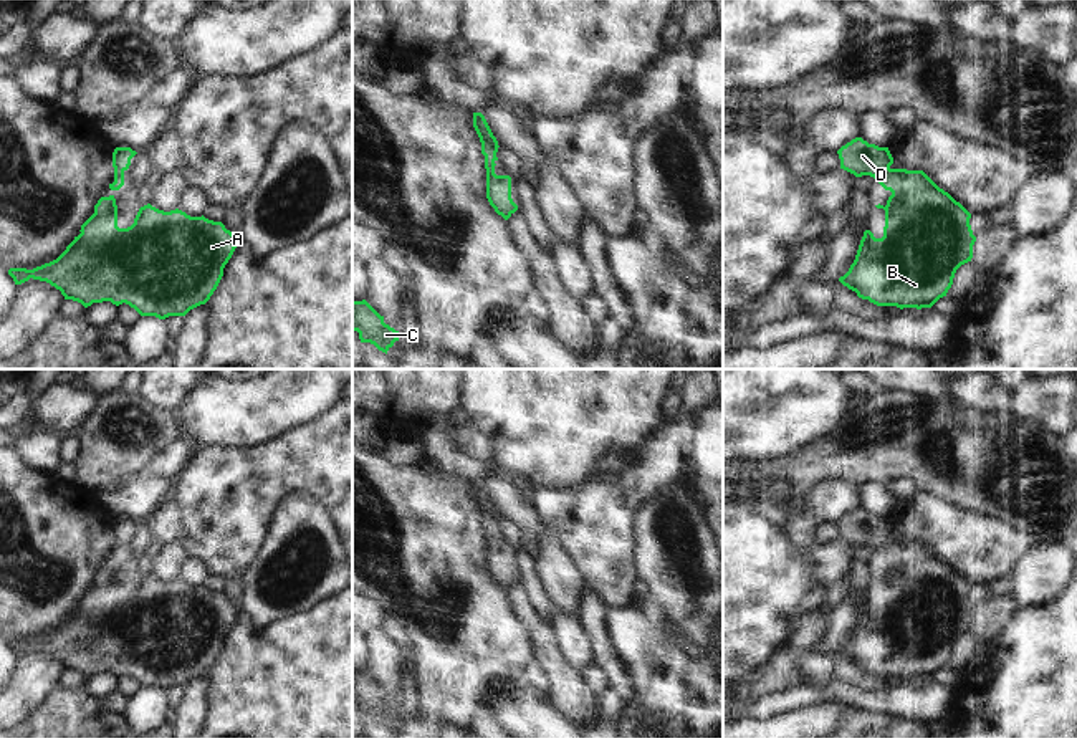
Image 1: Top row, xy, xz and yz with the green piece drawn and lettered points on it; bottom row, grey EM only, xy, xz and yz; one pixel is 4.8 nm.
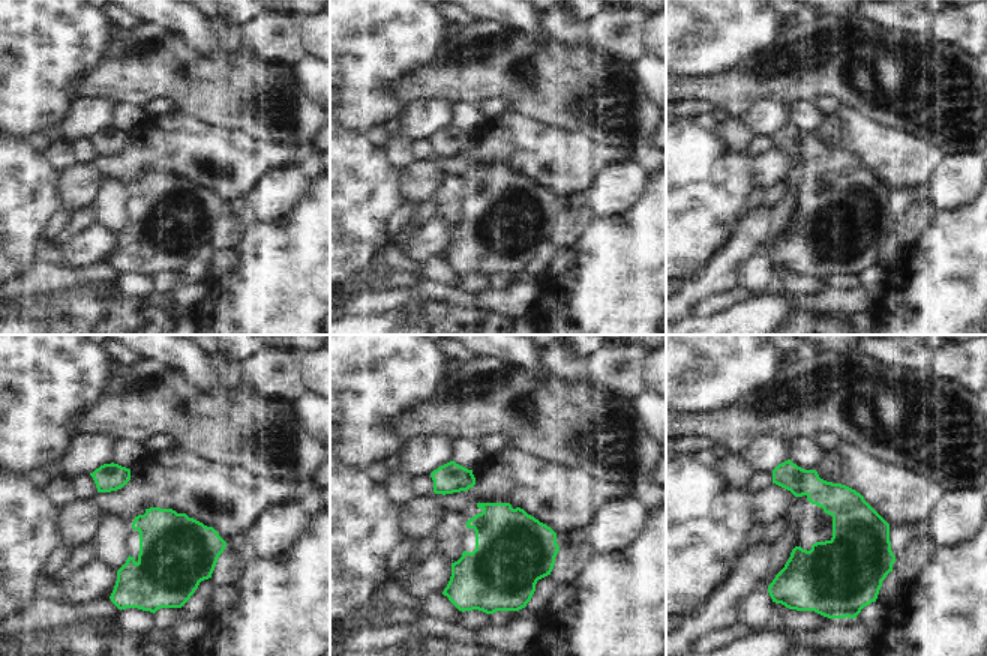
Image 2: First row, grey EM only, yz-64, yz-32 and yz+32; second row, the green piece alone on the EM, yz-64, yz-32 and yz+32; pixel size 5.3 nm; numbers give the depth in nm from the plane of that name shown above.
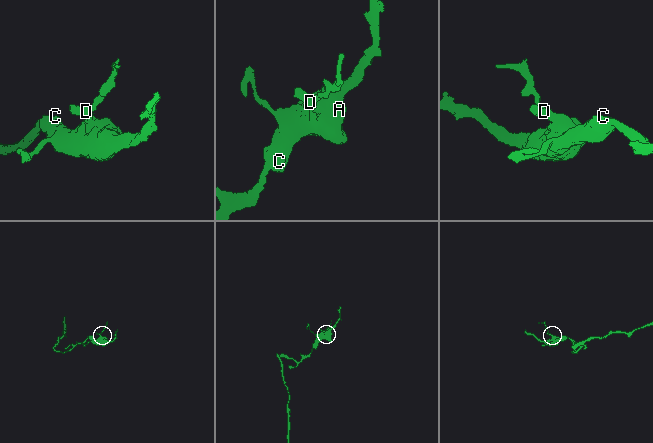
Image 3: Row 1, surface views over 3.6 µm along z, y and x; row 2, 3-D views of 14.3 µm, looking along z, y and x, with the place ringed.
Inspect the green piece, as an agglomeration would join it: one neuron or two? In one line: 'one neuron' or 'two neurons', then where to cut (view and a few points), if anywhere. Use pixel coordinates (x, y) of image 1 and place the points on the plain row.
one neuron | no cut

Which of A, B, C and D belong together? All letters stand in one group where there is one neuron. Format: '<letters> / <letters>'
A B C D

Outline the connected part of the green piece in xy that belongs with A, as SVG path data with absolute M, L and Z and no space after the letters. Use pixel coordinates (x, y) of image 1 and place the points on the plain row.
M114 566L98 571L94 584L79 602L56 630L33 640L10 639L8 645L15 655L30 649L46 652L60 660L65 670L78 672L84 678L111 672L116 677L126 673L141 687L185 687L210 670L240 614L222 592L203 586L190 587L179 579L164 582L151 574L139 579L131 597L119 599Z

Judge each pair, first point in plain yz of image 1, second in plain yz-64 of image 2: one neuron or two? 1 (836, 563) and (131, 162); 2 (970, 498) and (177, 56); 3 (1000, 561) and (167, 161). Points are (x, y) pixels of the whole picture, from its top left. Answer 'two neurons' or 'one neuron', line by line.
1: two neurons
2: one neuron
3: one neuron

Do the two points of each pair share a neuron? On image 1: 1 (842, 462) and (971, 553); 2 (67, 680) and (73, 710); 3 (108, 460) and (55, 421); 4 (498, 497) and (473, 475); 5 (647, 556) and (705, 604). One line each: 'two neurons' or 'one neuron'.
1: two neurons
2: two neurons
3: two neurons
4: two neurons
5: one neuron

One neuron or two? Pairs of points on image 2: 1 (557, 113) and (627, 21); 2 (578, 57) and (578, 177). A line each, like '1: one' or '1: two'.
1: two
2: two

